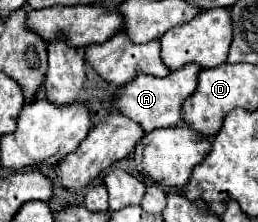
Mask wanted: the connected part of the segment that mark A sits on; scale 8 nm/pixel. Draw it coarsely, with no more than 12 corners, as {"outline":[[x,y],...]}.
{"outline":[[201,66],[139,74],[115,106],[145,132],[179,126]]}

